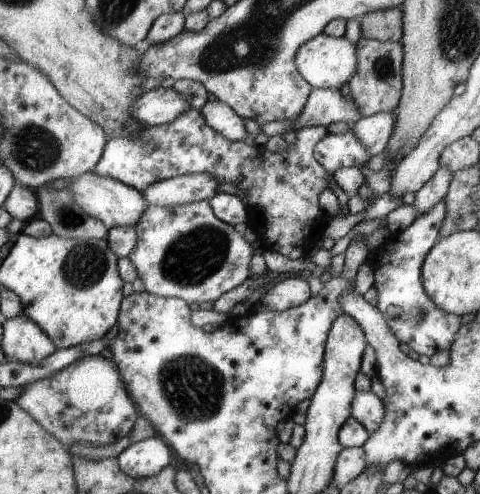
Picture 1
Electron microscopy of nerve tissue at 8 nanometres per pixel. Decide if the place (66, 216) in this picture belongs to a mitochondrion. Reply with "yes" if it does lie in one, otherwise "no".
yes

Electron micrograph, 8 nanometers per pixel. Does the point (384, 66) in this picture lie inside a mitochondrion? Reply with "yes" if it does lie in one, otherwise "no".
yes

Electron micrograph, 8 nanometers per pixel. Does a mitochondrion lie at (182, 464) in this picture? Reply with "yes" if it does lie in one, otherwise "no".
no

